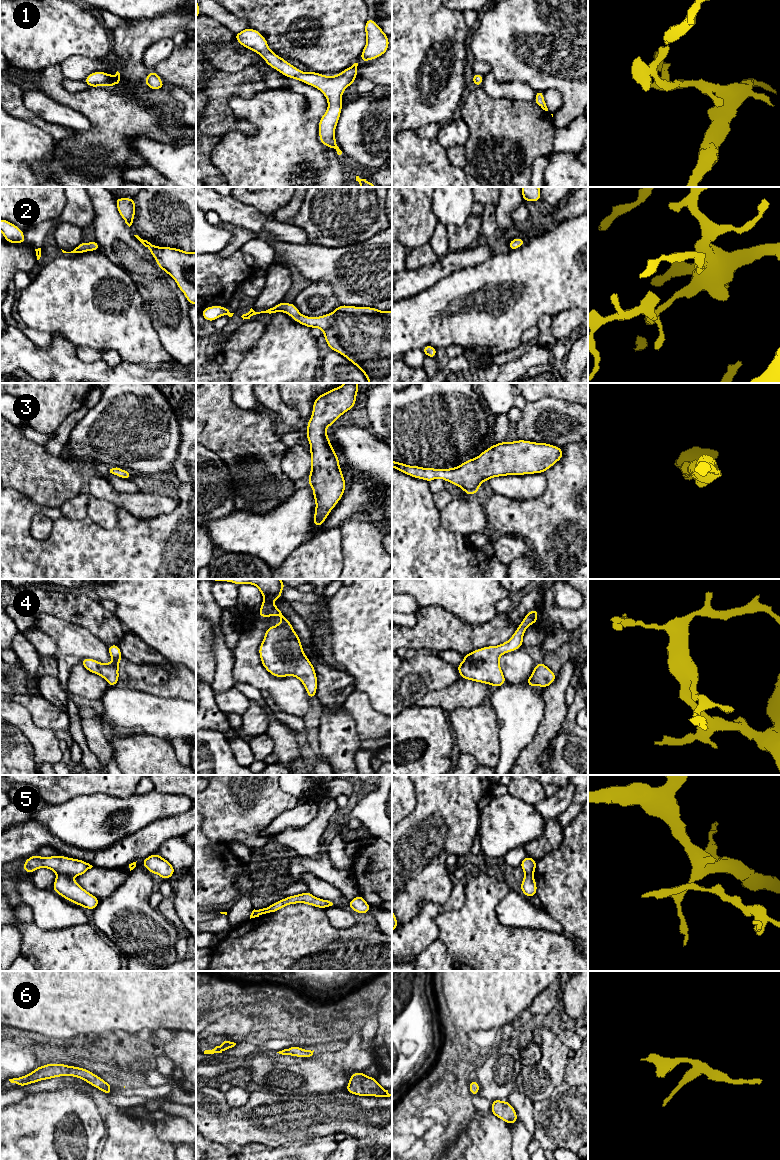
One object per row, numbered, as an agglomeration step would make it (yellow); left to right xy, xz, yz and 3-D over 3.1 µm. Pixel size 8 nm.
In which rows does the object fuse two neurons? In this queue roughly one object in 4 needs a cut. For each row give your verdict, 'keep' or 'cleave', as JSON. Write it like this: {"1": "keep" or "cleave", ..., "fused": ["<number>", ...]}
{"1": "keep", "2": "keep", "3": "keep", "4": "keep", "5": "cleave", "6": "keep", "fused": ["5"]}

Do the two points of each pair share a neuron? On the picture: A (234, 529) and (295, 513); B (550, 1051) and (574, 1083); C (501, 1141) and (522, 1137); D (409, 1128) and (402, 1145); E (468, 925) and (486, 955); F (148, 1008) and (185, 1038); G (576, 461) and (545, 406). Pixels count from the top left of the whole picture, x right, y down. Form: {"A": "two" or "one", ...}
{"A": "one", "B": "two", "C": "two", "D": "two", "E": "one", "F": "two", "G": "two"}

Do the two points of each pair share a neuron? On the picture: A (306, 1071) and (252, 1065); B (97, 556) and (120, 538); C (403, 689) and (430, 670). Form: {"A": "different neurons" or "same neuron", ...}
{"A": "same neuron", "B": "same neuron", "C": "same neuron"}

